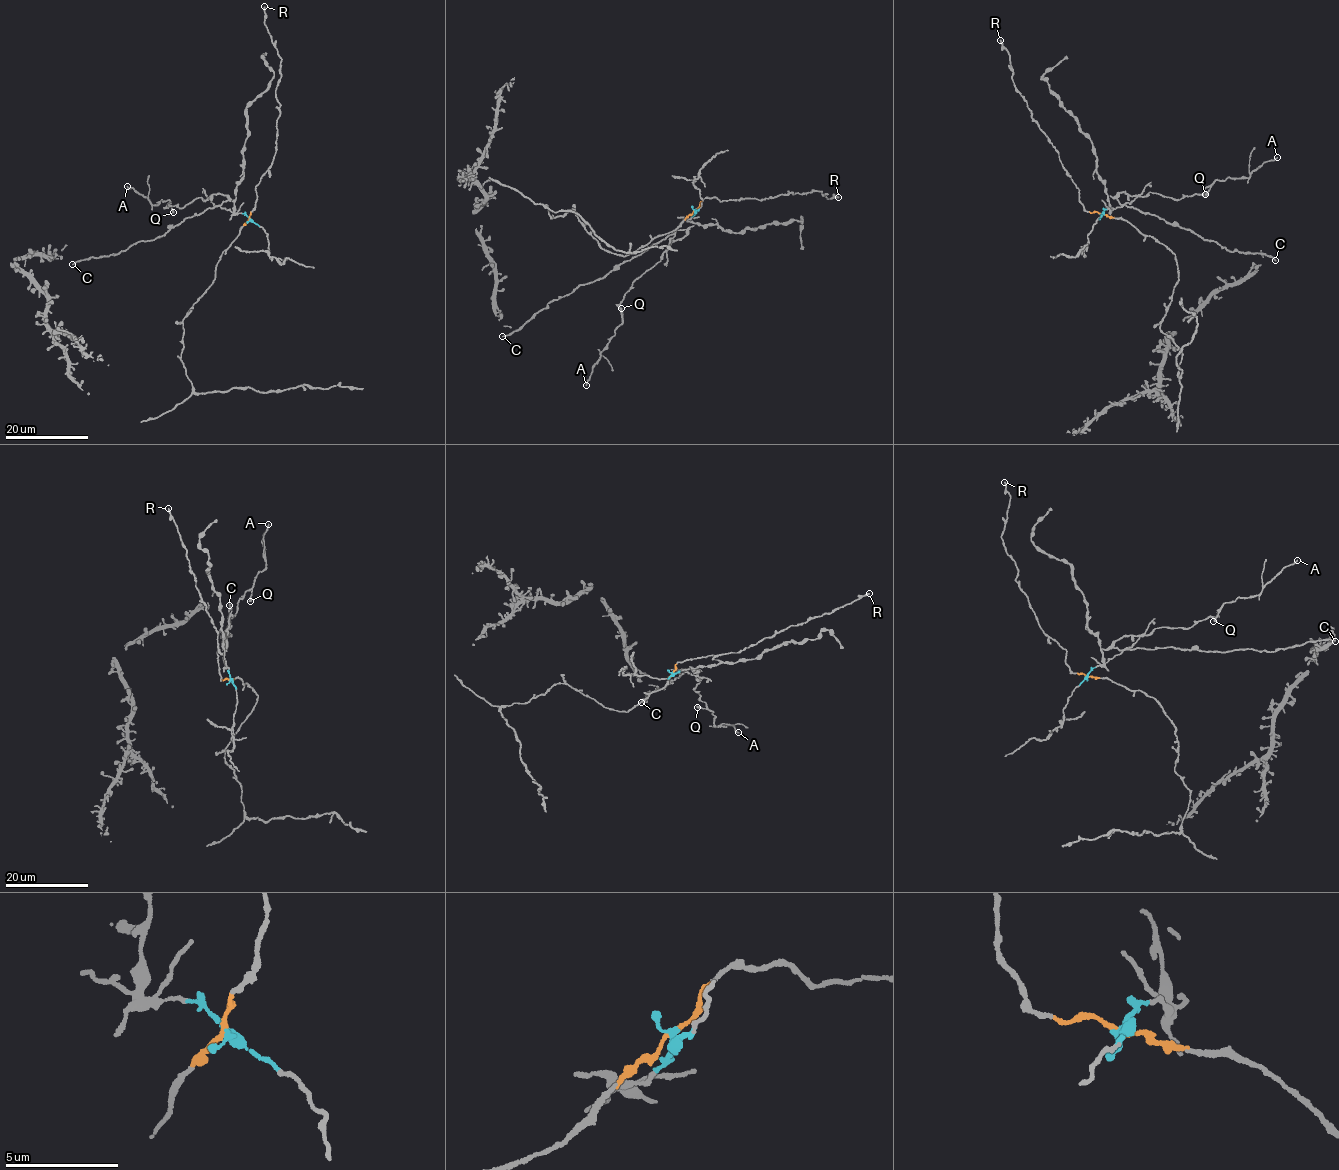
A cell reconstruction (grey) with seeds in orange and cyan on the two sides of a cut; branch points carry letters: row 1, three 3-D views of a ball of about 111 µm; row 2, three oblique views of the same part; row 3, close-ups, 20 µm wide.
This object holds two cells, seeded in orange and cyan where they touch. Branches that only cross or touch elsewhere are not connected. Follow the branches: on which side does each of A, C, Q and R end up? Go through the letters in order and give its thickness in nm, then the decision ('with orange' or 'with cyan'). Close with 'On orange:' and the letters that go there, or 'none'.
A: 190 nm thick; with cyan
C: 130 nm thick; with cyan
Q: 320 nm thick; with cyan
R: 200 nm thick; with orange
On orange: R

